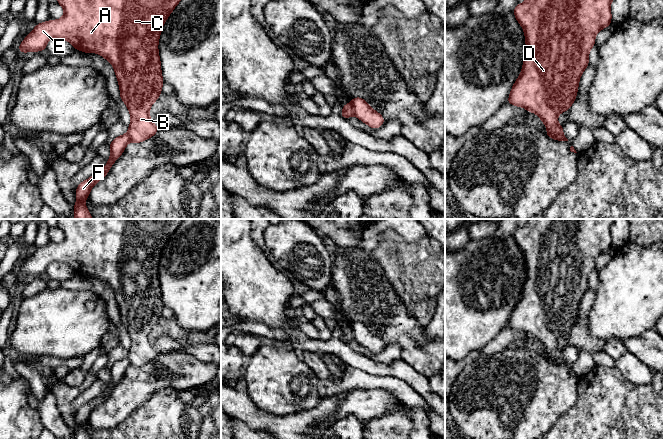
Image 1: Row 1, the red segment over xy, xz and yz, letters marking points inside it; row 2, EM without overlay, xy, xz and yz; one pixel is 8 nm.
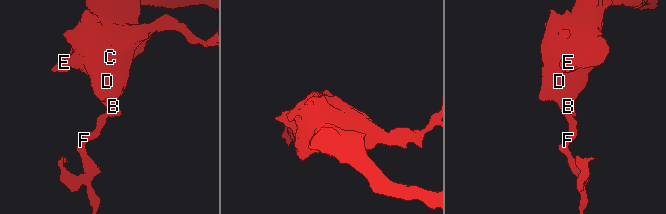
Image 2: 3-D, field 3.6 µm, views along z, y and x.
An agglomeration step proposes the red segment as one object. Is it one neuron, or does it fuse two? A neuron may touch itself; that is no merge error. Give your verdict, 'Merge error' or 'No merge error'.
Merge error

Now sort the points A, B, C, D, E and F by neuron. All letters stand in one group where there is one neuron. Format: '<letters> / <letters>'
A B C D E / F

